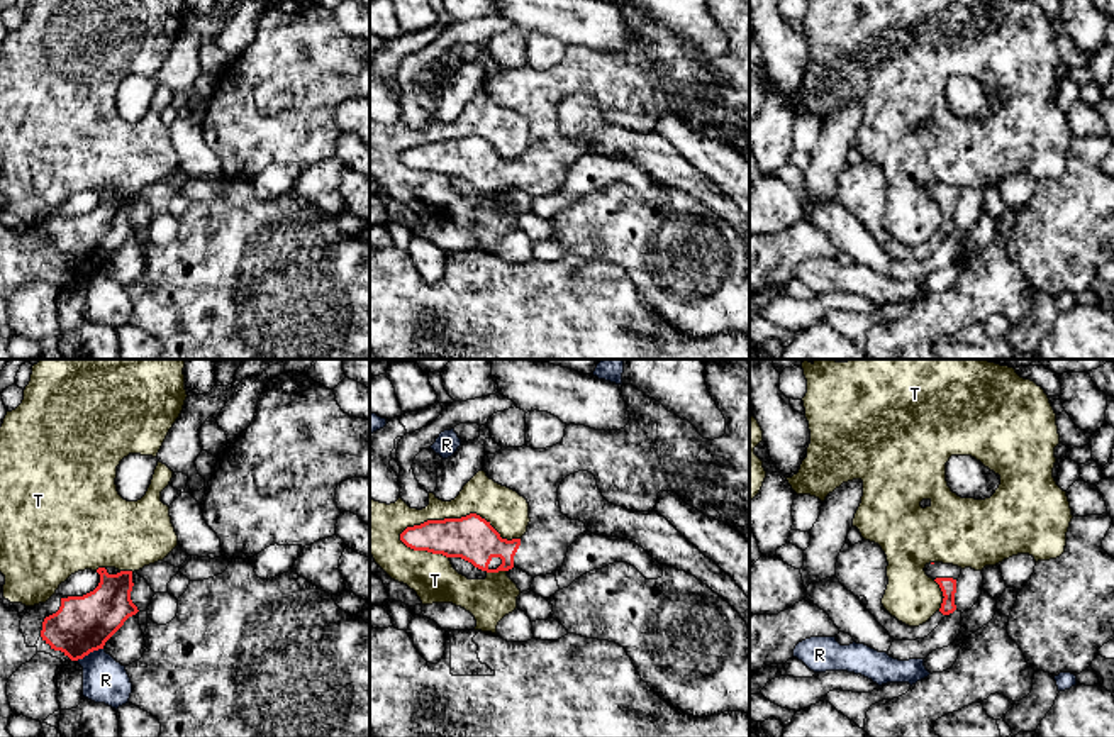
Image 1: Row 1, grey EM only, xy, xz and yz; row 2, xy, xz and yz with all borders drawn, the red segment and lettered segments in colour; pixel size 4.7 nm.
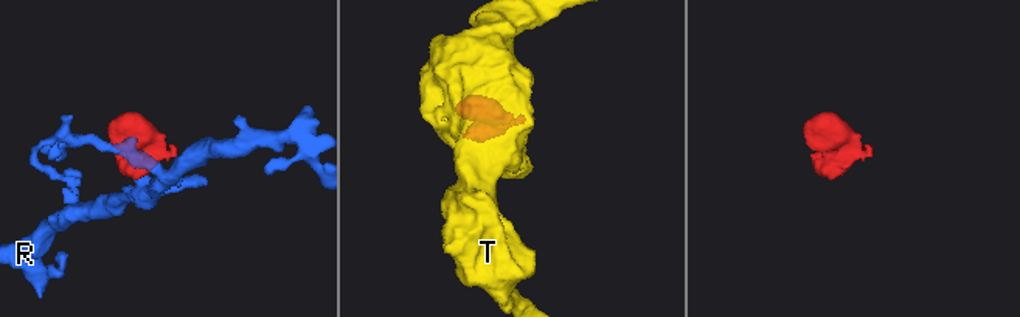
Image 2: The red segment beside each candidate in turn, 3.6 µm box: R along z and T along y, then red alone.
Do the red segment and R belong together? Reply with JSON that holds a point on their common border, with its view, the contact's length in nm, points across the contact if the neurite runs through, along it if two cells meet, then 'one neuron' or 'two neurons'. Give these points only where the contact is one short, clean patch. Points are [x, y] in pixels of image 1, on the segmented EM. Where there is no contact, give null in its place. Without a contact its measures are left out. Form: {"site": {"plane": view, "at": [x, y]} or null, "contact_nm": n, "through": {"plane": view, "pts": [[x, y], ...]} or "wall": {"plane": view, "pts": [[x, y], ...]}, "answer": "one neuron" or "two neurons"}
{"site": {"plane": "xy", "at": [89, 653]}, "contact_nm": 140, "wall": {"plane": "xy", "pts": [[102, 648], [77, 661]]}, "answer": "two neurons"}

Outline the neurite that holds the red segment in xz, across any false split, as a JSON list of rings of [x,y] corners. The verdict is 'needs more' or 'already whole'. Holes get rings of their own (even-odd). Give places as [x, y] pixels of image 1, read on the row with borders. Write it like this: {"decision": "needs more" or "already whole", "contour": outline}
{"decision": "needs more", "contour": [[[704,359],[707,390],[726,418],[726,434],[704,439],[697,429],[668,412],[660,402],[632,385],[622,385],[629,424],[621,430],[595,430],[570,424],[560,444],[546,449],[502,447],[487,454],[482,471],[495,483],[524,496],[529,503],[529,525],[521,539],[502,539],[476,513],[461,518],[427,520],[407,527],[400,540],[414,551],[461,557],[487,573],[522,569],[529,576],[546,576],[563,566],[568,547],[587,532],[580,520],[561,513],[558,488],[578,471],[595,476],[602,496],[632,512],[654,512],[660,491],[677,493],[687,505],[736,529],[749,540],[749,359]]]}

